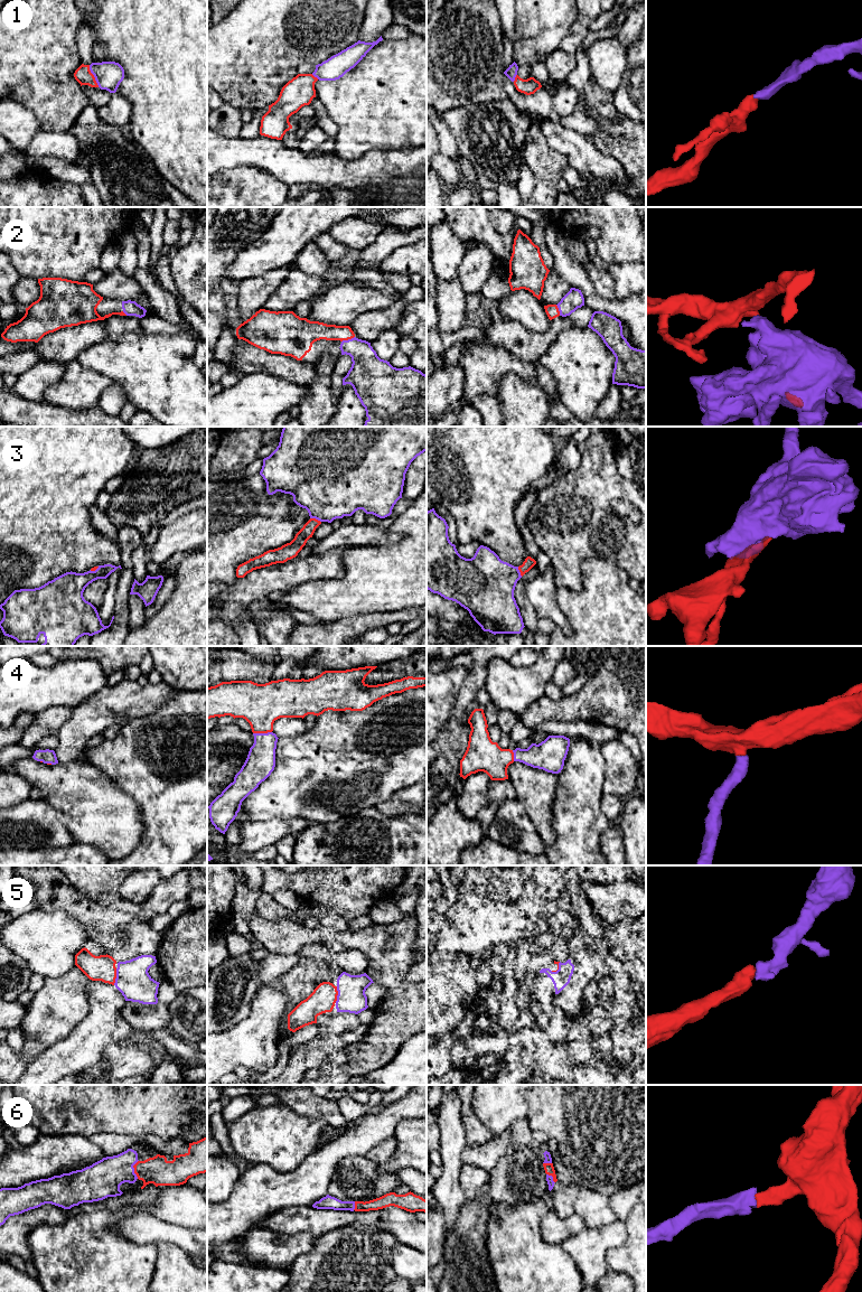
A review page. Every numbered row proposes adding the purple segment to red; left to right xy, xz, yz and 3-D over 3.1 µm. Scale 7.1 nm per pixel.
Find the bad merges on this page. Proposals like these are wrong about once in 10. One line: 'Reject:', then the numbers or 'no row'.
Reject: no row

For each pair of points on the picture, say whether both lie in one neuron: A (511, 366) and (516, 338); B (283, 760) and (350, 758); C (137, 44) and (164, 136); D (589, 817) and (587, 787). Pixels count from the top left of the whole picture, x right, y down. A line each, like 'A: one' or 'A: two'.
A: two
B: one
C: one
D: one

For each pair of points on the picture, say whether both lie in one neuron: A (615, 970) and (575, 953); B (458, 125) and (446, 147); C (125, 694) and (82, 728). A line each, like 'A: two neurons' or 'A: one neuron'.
A: two neurons
B: two neurons
C: one neuron

